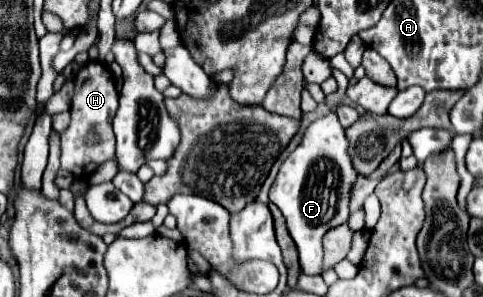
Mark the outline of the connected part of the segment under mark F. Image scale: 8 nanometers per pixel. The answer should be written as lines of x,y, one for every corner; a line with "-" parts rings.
335,111
311,123
299,147
285,159
277,179
269,191
269,201
275,203
287,219
287,229
299,249
299,263
305,275
319,275
323,265
323,235
349,219
349,191
357,179
357,171
347,155
345,131

